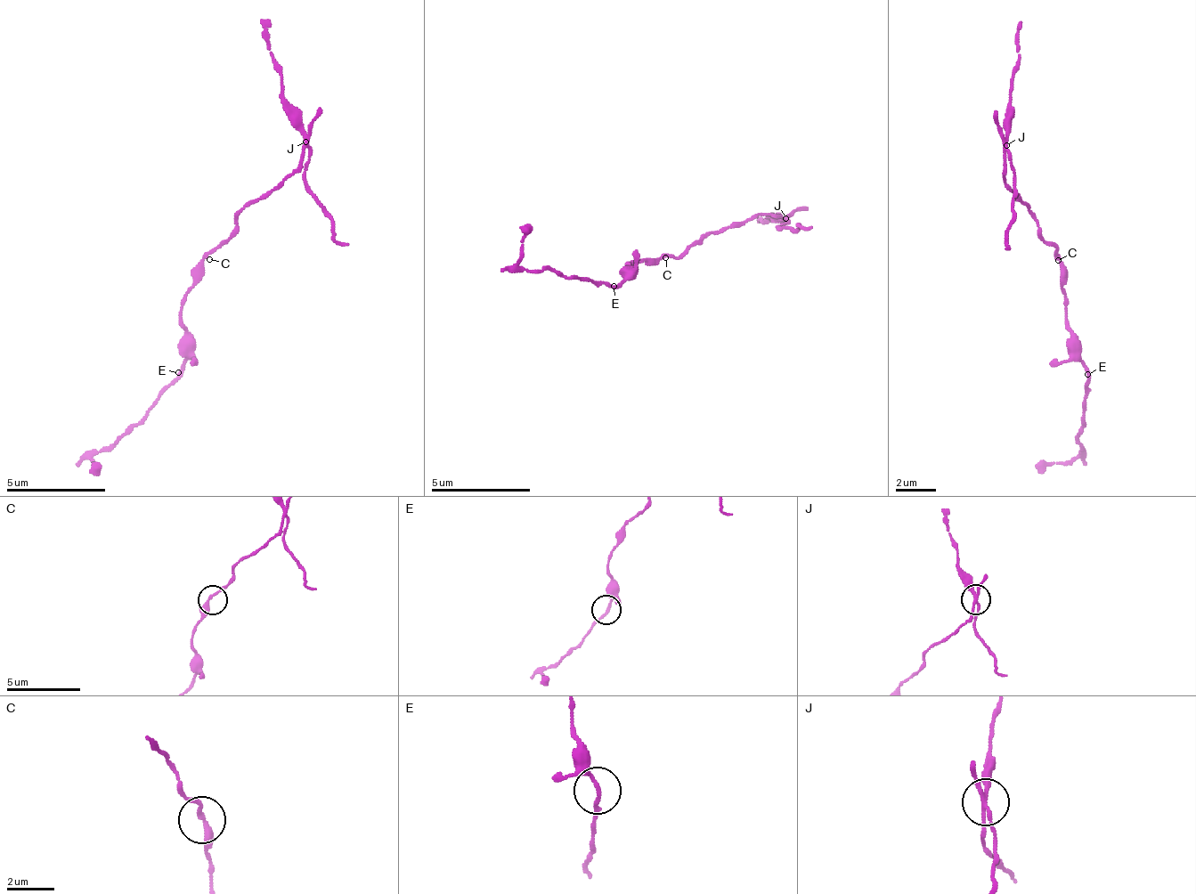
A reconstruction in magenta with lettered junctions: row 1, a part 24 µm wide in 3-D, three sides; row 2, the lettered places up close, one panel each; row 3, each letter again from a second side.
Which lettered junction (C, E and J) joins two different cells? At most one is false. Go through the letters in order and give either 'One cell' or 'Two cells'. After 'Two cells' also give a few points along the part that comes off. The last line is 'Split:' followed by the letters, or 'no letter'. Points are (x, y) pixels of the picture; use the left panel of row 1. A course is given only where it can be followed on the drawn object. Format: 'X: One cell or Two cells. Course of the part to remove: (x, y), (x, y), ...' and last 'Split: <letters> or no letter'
C: One cell
E: One cell
J: Two cells. Course of the part to remove: (307, 141), (258, 20)
Split: J

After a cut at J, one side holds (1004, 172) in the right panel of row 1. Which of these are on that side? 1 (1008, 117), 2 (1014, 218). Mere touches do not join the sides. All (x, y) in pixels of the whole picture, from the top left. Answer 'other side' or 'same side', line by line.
1: other side
2: other side

